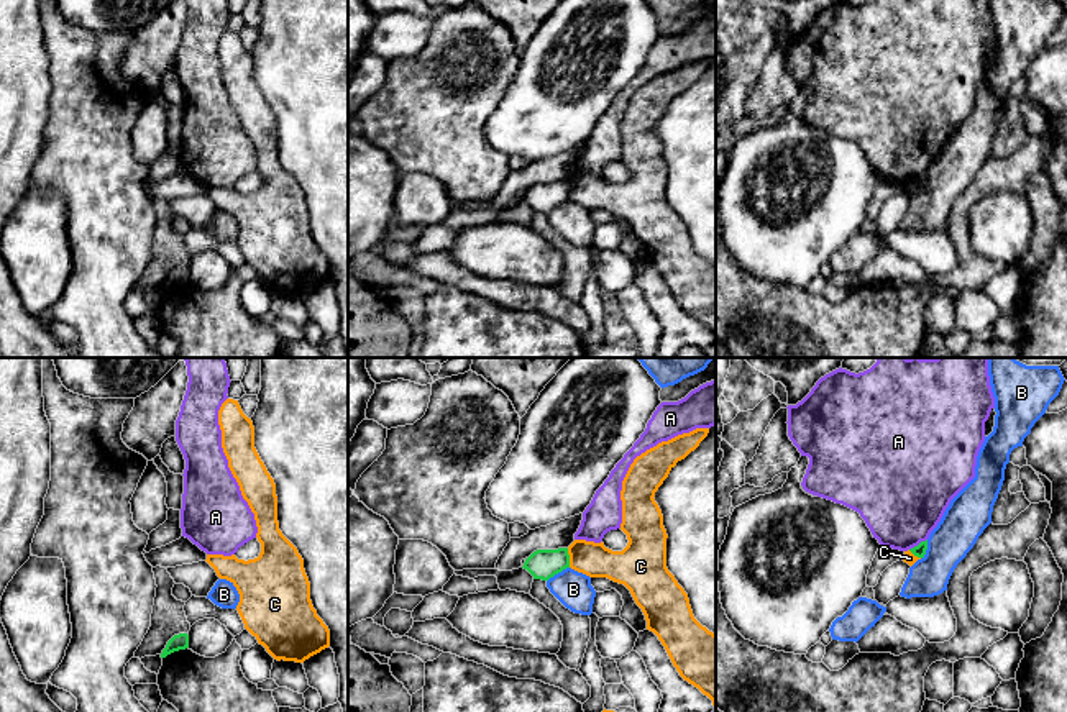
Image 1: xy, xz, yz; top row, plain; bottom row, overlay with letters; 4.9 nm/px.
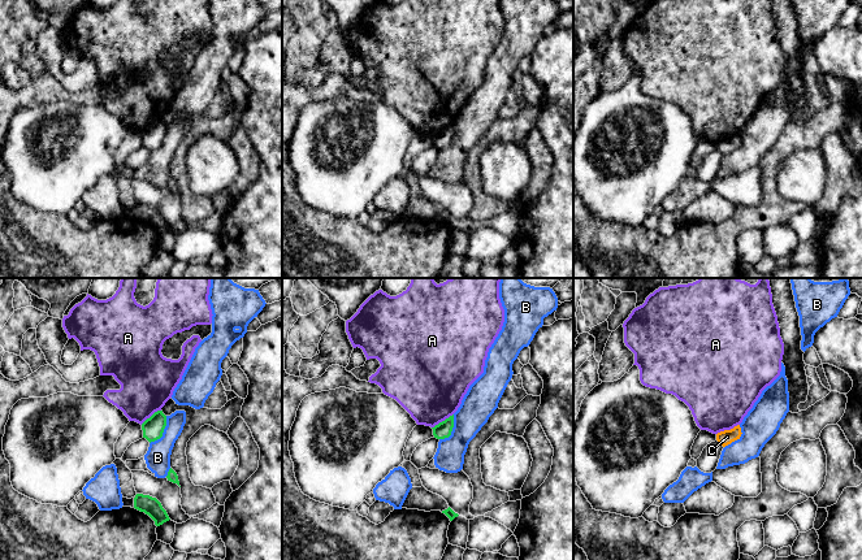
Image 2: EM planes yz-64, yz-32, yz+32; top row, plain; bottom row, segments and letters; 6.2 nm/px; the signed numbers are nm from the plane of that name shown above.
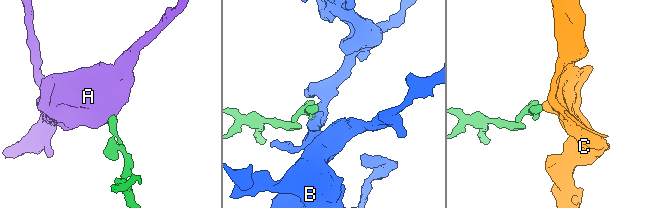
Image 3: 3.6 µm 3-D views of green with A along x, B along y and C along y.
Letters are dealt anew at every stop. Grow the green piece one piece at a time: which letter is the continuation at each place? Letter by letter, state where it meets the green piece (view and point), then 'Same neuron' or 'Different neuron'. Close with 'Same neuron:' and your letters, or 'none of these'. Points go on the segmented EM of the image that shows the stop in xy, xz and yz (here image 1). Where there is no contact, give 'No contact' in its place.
A: Touches green at yz (920, 543). Different neuron
B: Touches green at xz (557, 573). Different neuron
C: Touches green at xz (568, 558). Different neuron
Same neuron: none of these

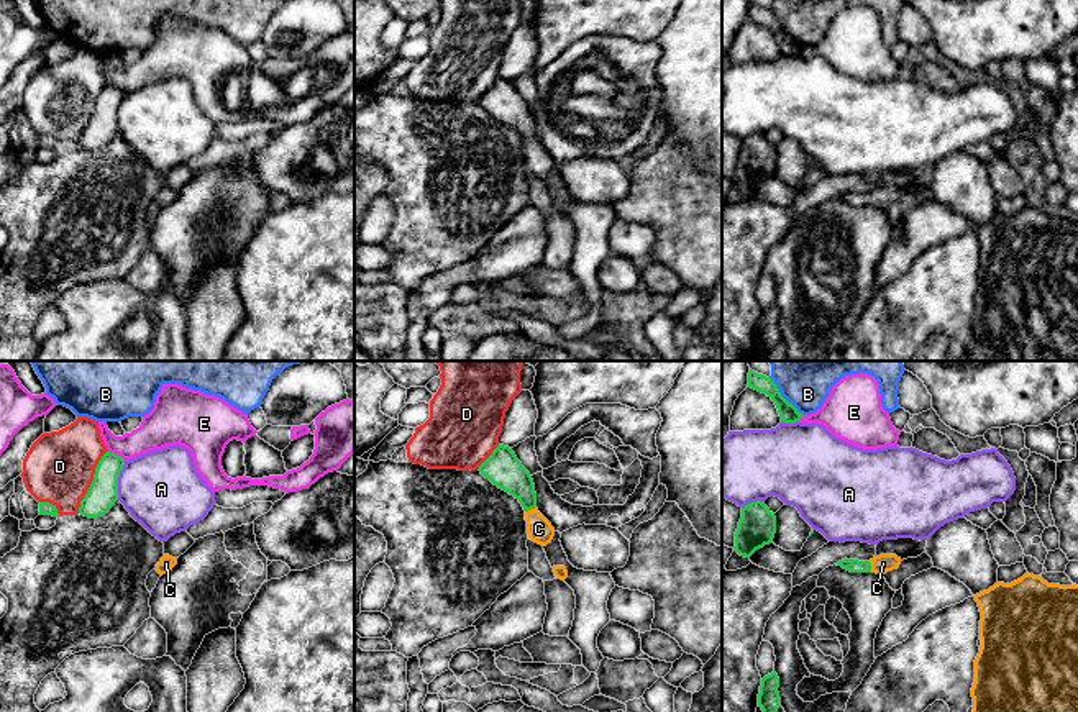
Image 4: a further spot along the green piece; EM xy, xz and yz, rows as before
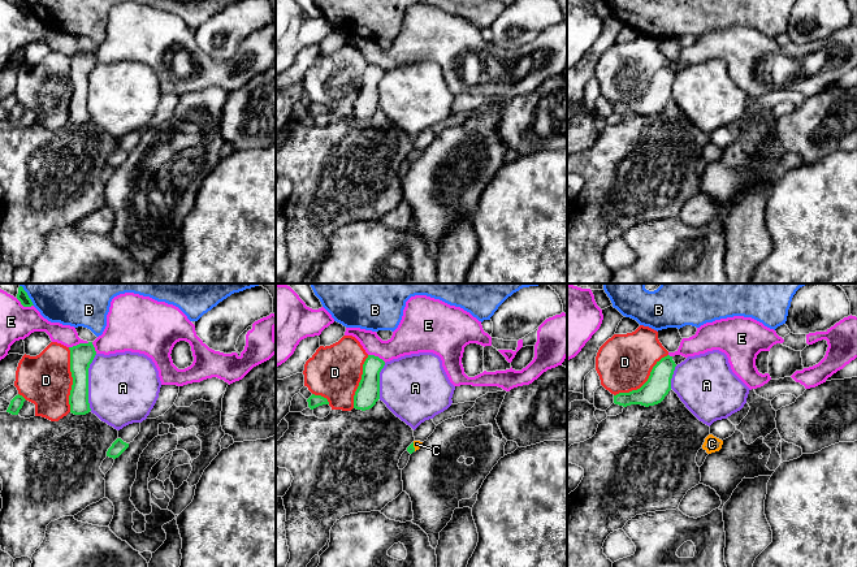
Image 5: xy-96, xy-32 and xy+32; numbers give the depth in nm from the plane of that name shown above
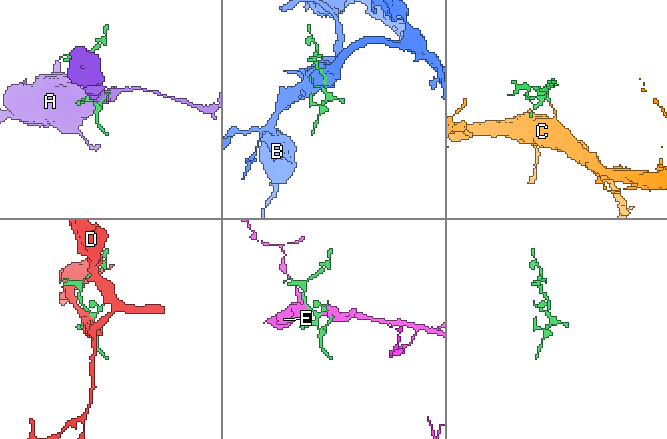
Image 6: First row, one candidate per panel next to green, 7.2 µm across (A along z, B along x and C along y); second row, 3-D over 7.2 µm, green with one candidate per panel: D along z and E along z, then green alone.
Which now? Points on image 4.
A: Touches green at xy (117, 481). Different neuron
B: Touches green at yz (781, 396). Different neuron
C: Touches green at xz (530, 509). Same neuron
D: Touches green at xy (92, 481). Different neuron
E: Touches green at xy (117, 455). Different neuron
Same neuron: C

